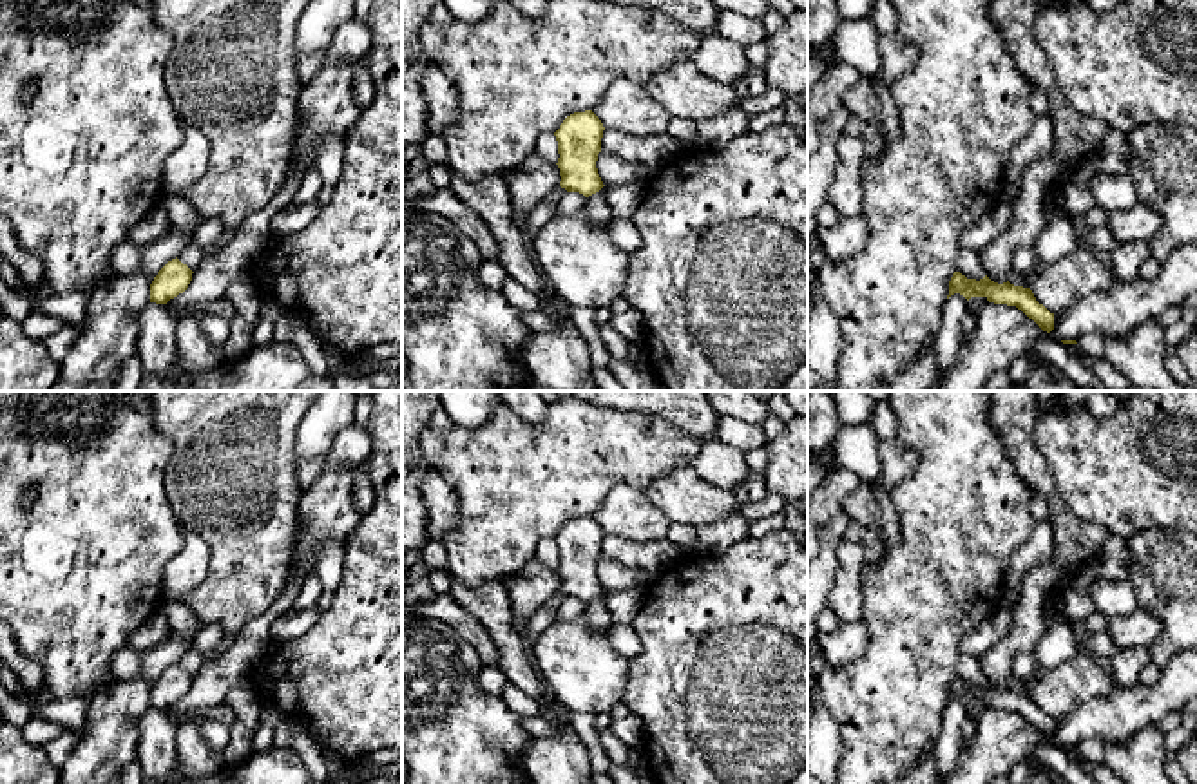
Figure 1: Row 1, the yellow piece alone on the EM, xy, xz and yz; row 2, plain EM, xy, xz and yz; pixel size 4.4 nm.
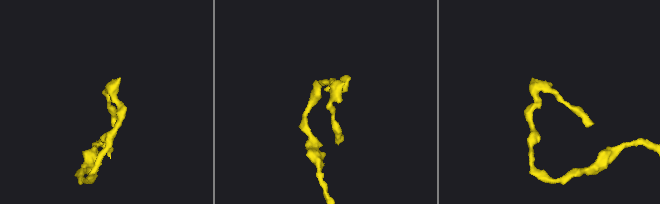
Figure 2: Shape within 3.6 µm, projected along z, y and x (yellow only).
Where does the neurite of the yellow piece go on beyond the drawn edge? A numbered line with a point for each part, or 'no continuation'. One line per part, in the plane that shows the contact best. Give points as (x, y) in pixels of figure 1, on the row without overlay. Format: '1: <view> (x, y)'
no continuation

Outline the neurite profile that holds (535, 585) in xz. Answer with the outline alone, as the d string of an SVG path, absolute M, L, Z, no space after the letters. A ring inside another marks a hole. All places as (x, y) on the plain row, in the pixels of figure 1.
M532 559L522 572L505 579L505 587L514 619L522 623L560 592L561 581L558 570L549 570Z

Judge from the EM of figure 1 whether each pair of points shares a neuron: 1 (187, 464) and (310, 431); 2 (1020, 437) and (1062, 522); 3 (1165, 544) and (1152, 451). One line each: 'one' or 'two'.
1: two
2: one
3: two

